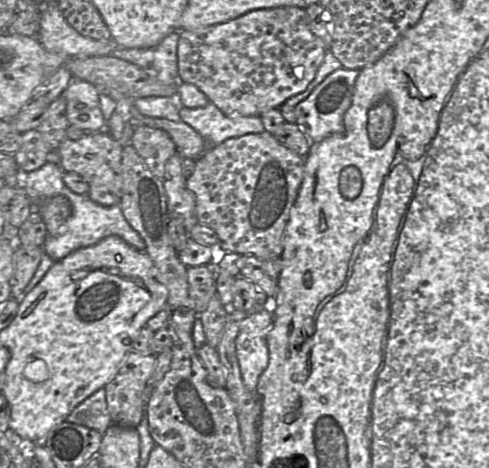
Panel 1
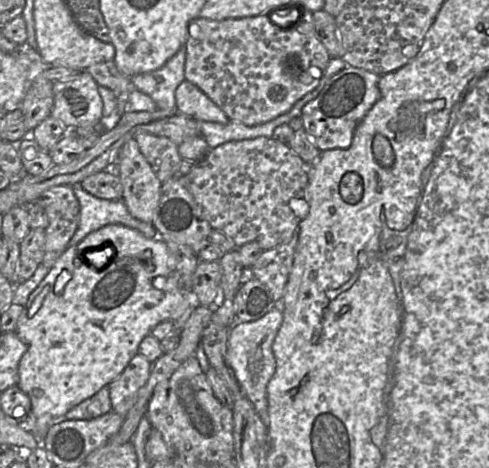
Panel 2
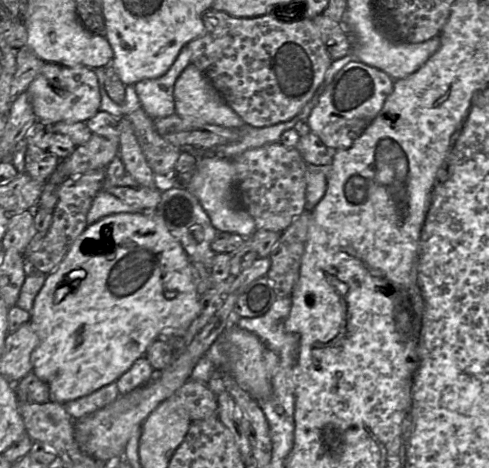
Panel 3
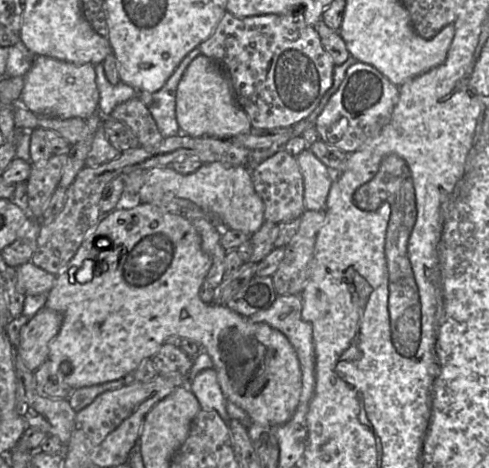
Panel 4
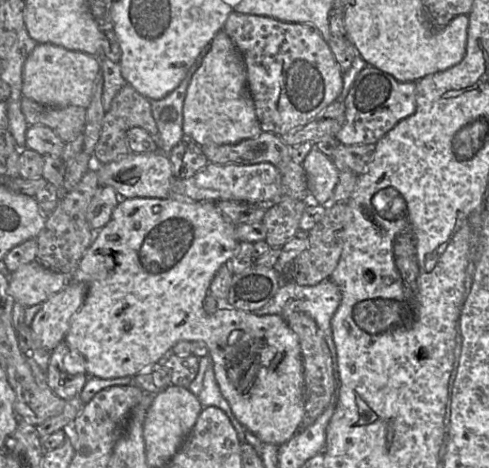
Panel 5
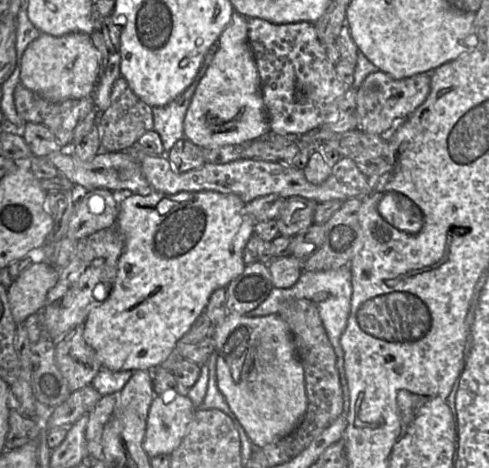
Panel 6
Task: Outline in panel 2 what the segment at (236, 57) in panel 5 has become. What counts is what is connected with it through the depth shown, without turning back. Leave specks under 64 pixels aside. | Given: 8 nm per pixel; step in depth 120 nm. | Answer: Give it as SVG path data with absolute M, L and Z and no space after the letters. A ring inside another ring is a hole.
M184 79L175 91L176 108L197 121L225 124L228 116L195 84Z

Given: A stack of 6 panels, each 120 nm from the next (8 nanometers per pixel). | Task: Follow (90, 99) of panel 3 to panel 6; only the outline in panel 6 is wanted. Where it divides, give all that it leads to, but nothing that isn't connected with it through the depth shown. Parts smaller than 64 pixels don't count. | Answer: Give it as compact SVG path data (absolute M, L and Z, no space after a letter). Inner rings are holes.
M82 32L55 37L41 35L32 41L22 56L20 83L51 103L61 103L69 99L82 99L94 94L99 81L100 52L94 46L91 35Z

